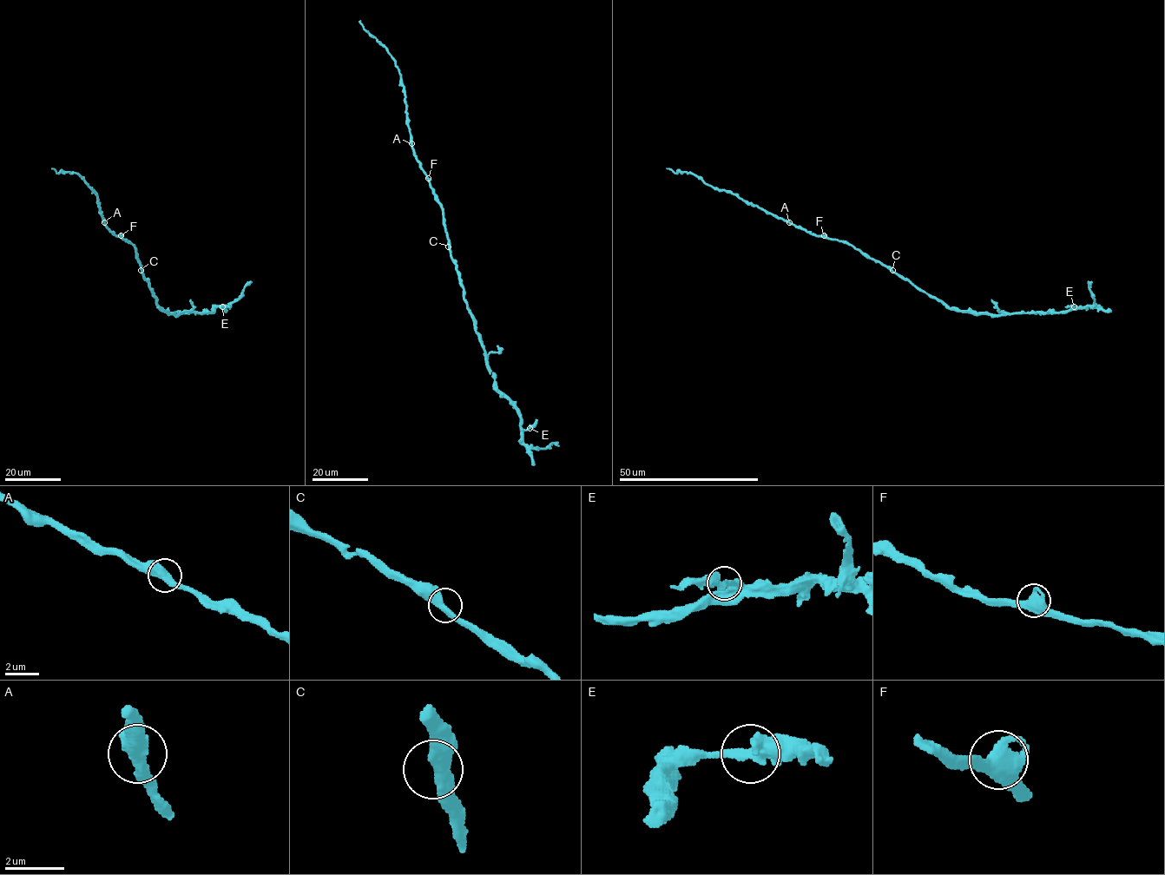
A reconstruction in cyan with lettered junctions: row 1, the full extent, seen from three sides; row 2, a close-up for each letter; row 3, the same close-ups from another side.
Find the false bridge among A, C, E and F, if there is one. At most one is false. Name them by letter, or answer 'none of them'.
none of them

